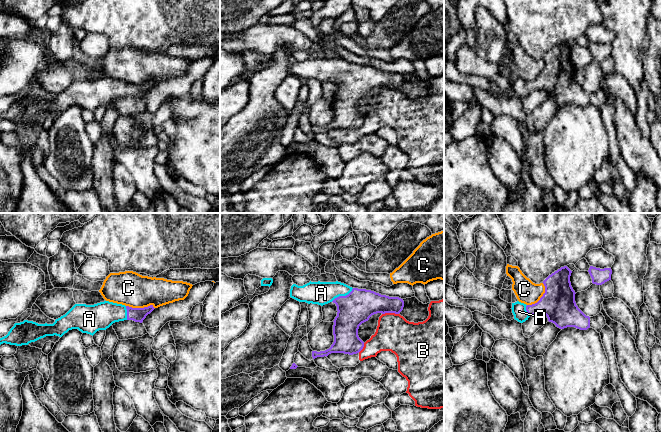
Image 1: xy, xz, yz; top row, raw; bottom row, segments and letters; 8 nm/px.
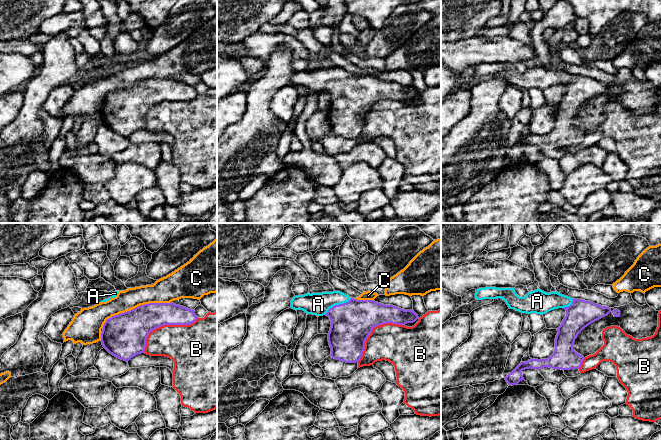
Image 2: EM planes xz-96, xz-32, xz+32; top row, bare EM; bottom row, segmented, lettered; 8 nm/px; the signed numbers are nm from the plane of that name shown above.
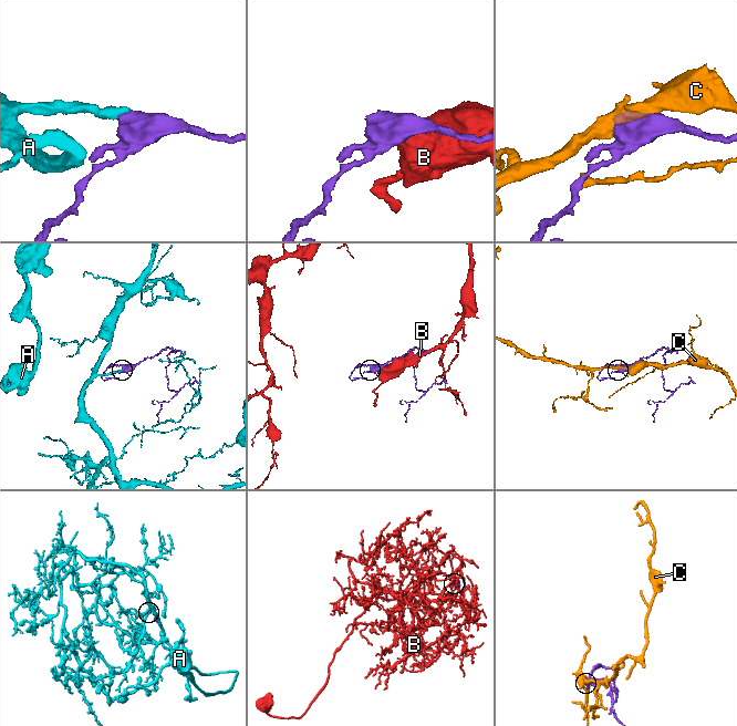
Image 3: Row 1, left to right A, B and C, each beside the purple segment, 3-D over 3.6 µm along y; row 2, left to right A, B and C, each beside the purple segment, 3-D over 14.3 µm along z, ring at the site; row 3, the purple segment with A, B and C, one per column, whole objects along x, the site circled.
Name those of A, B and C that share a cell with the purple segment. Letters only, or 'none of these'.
A

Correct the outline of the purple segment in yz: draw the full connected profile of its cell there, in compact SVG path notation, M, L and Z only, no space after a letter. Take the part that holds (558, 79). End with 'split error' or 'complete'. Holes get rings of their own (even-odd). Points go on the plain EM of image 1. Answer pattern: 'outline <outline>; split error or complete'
outline M564 42L549 51L543 57L545 69L537 79L532 81L519 77L512 79L514 95L523 99L532 91L542 90L560 105L575 103L587 106L590 104L590 93L576 81L576 69L570 58L571 49L572 47Z; split error

